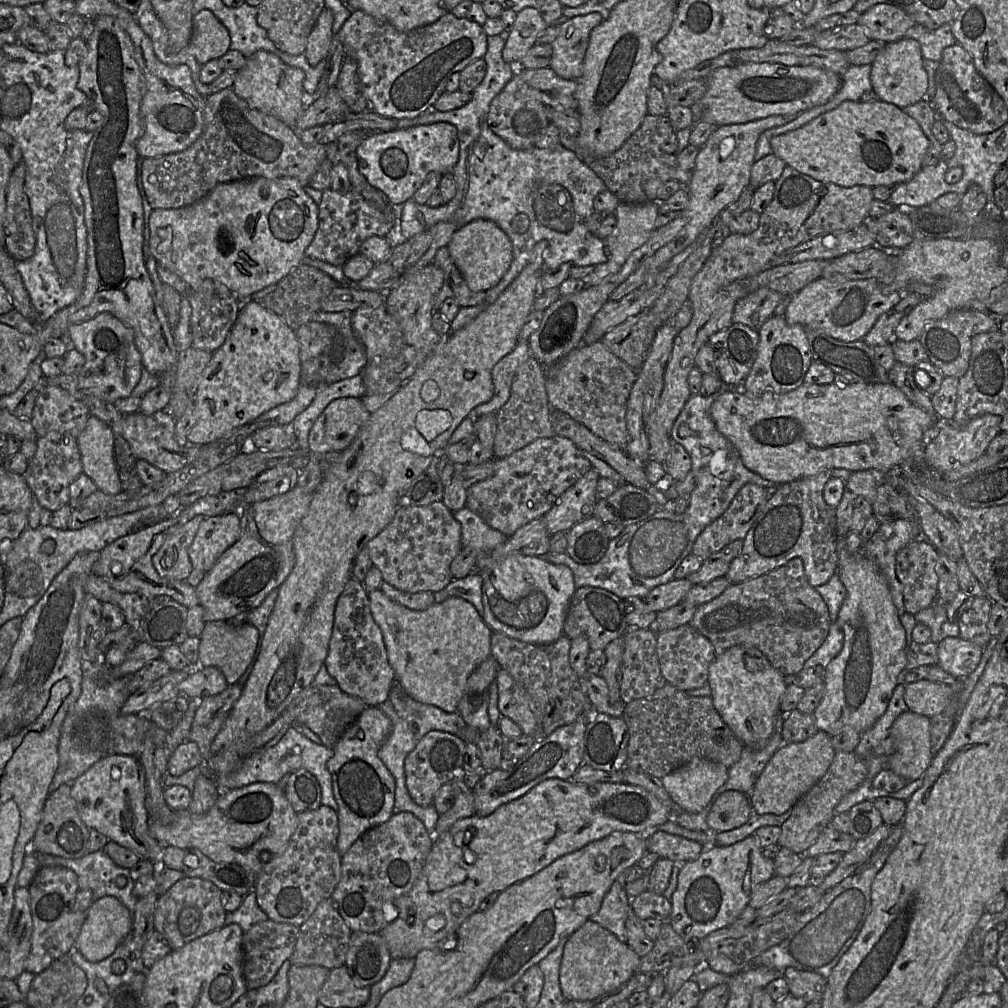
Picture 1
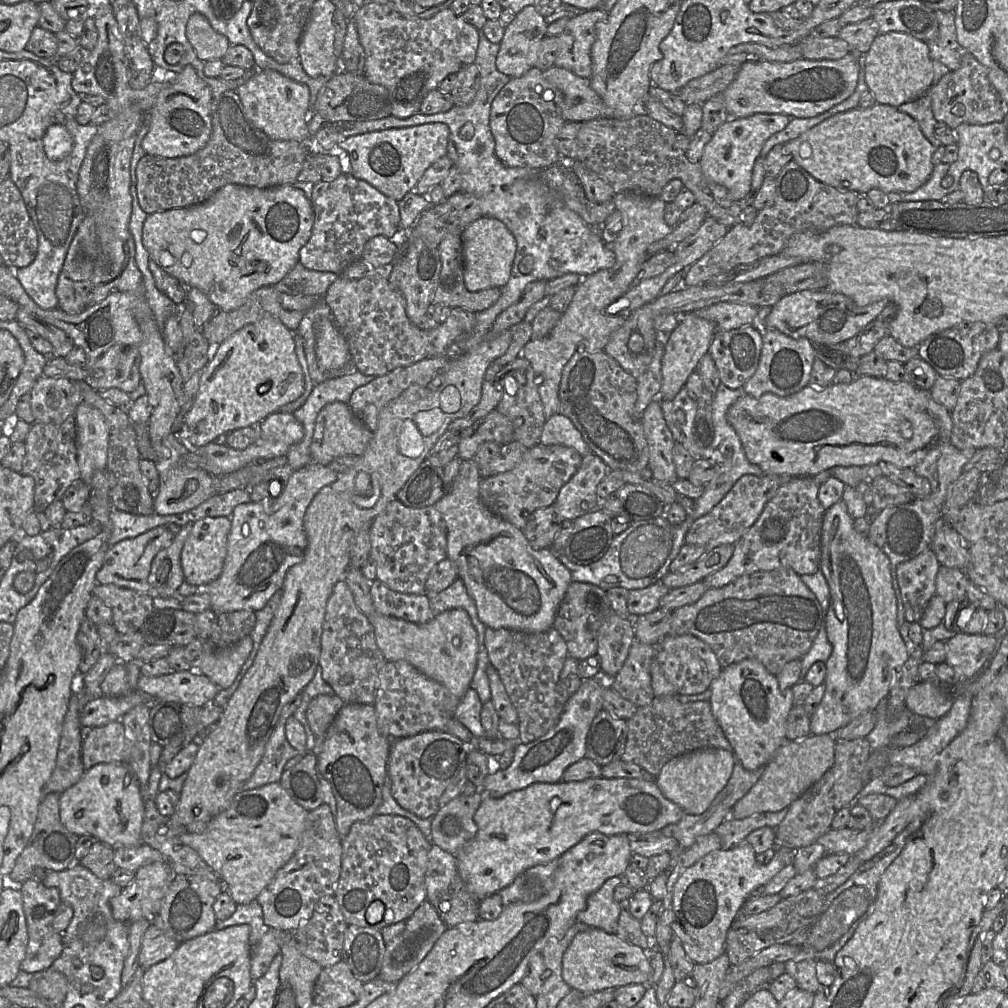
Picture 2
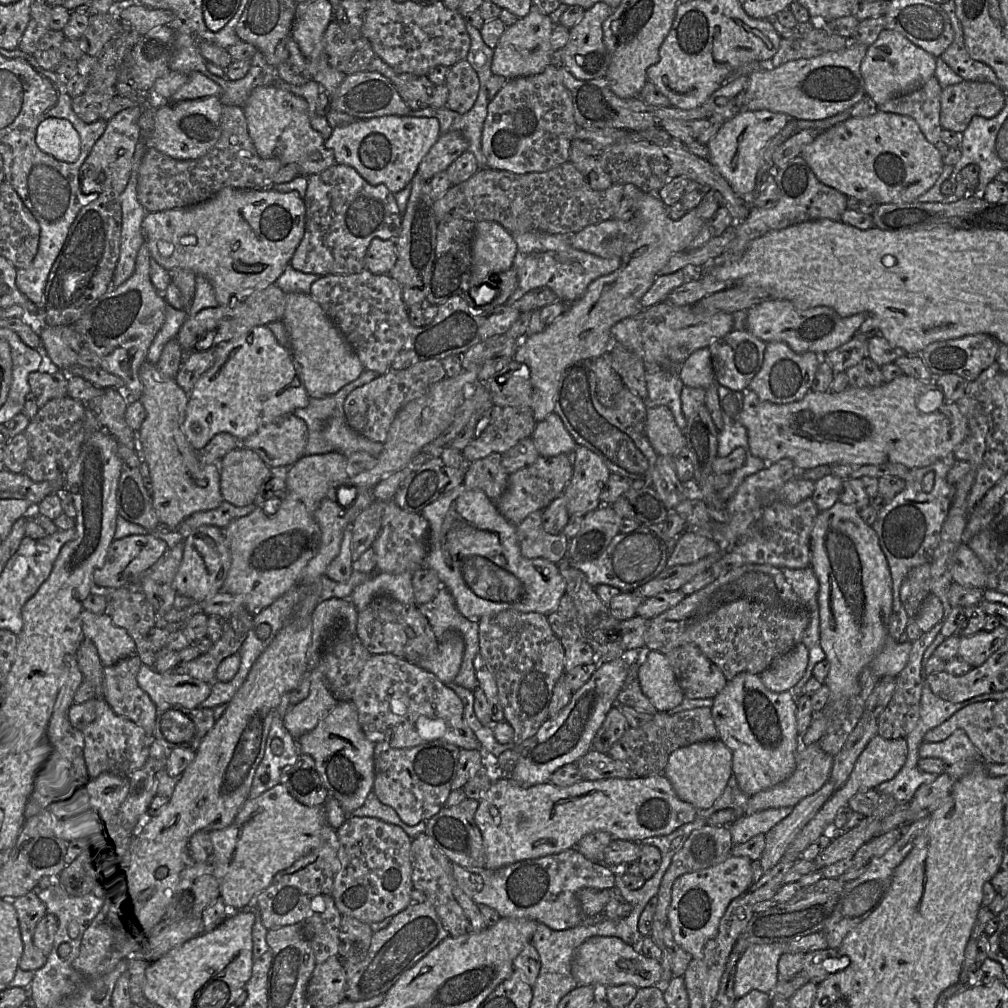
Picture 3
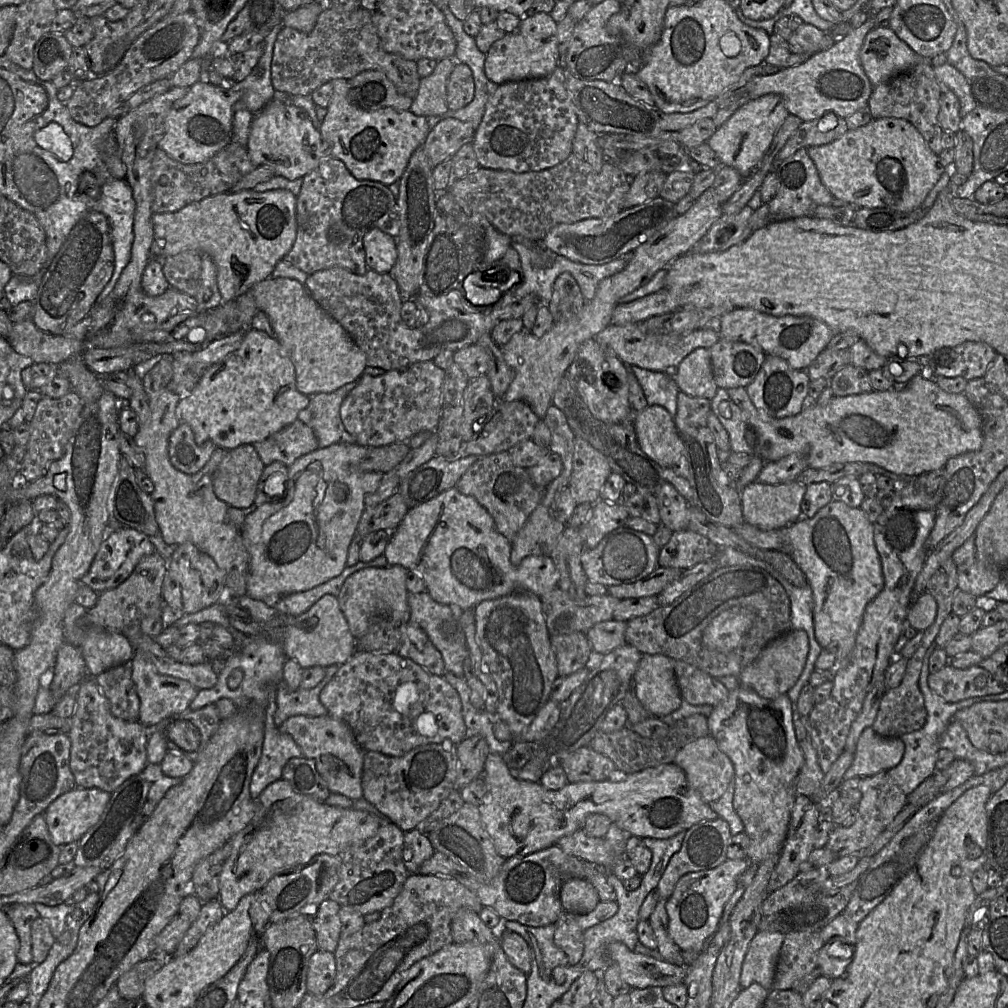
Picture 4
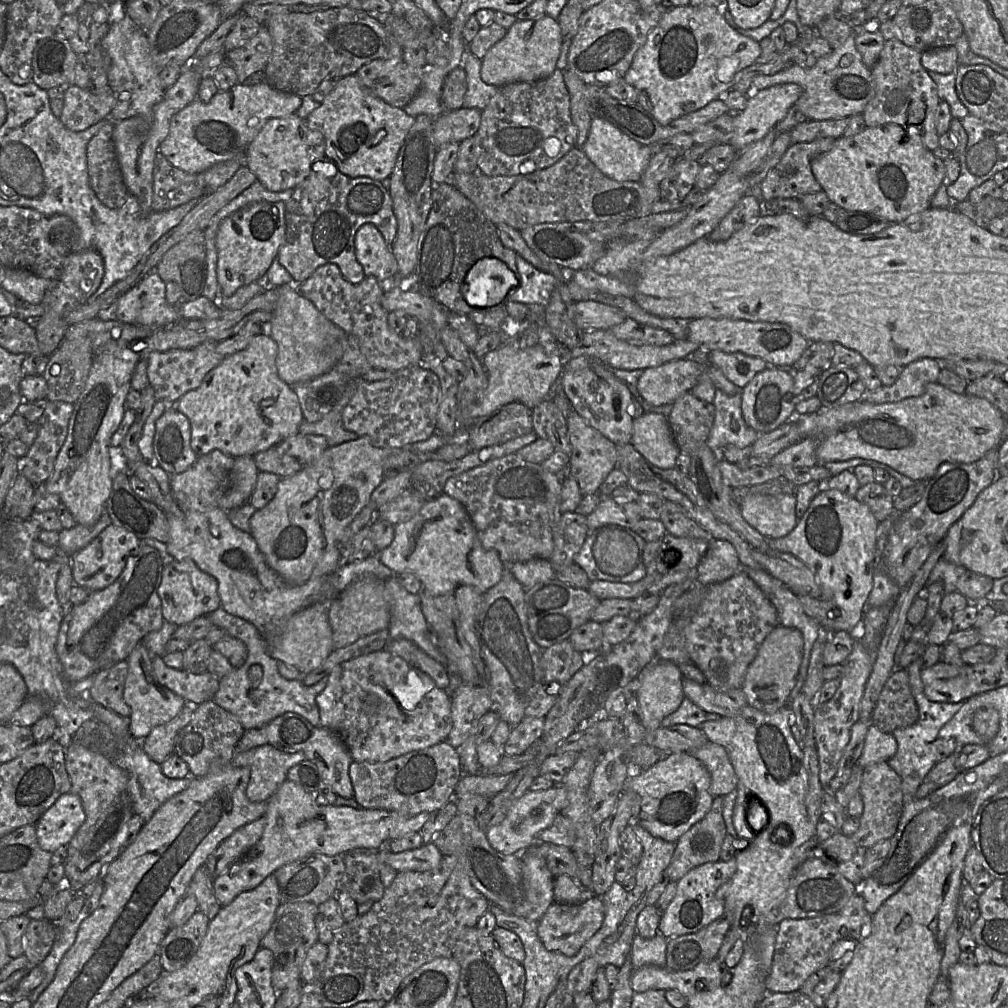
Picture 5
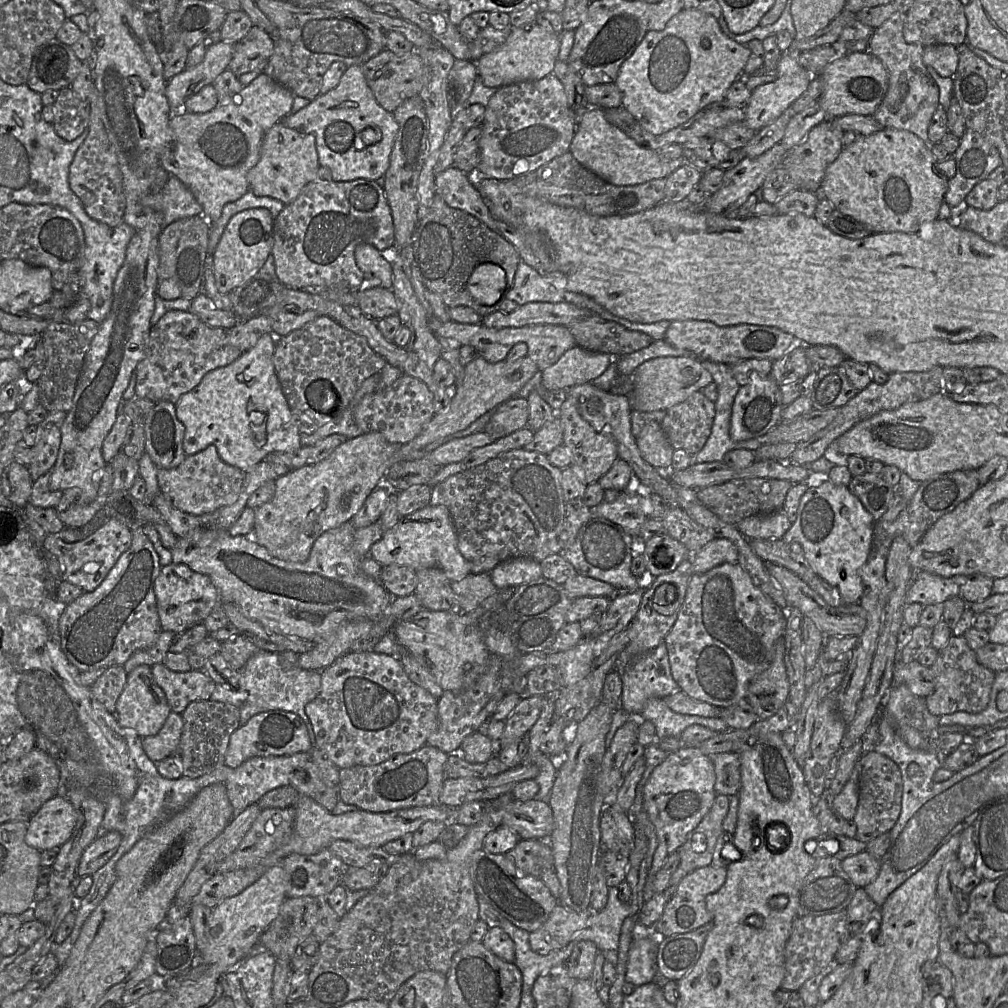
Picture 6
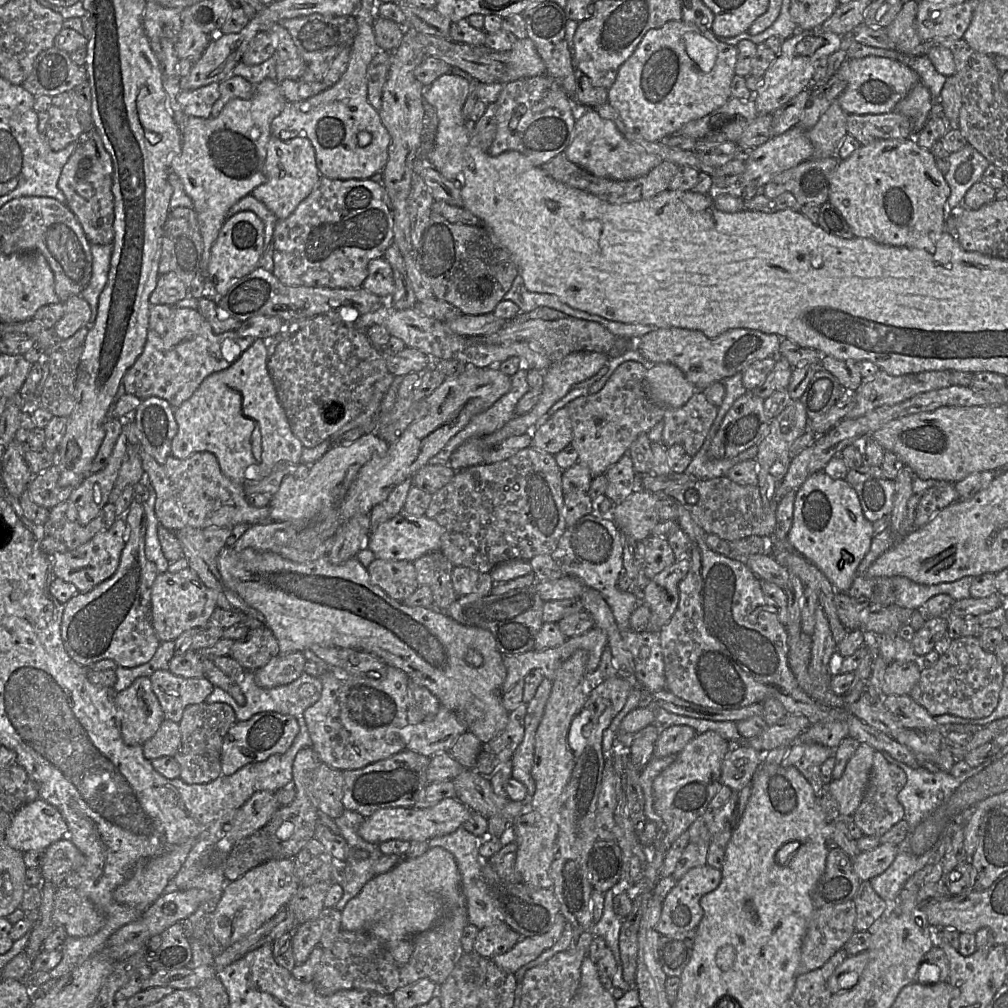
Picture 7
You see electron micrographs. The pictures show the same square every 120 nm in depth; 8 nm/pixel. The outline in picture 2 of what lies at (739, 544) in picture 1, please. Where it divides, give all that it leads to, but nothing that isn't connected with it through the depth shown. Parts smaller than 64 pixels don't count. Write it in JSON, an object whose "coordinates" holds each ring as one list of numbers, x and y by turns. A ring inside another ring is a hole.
{"coordinates":[[733,544,716,547,713,550,707,551,694,563,685,566,676,572,669,571,660,581,670,590,703,581,708,575,722,569,731,559,733,551]]}

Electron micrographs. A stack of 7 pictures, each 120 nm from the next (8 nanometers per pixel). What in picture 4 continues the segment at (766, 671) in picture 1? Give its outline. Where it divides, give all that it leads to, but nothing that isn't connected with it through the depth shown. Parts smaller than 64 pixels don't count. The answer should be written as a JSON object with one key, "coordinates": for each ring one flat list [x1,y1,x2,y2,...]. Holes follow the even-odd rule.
{"coordinates":[[739,686,731,690,728,697,713,707,708,717,709,735,714,737,719,748,731,760,735,772,733,806,744,825,744,832,750,839,746,859,749,864,760,865,773,855,780,855,791,818,796,794,796,781,804,763,802,749,797,741,794,721,796,706,787,693,775,699,760,697,755,691]]}

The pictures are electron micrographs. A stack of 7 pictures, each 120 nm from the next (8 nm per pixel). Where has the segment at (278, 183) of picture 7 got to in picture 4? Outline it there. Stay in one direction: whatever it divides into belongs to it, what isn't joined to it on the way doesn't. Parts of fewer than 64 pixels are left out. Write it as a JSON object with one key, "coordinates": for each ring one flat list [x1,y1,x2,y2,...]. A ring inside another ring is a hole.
{"coordinates":[[272,99,254,115,247,151,250,161,256,168,268,167,275,176,293,181,303,178,316,169,323,159,331,157,331,144,322,138,319,129,314,127,306,110]]}

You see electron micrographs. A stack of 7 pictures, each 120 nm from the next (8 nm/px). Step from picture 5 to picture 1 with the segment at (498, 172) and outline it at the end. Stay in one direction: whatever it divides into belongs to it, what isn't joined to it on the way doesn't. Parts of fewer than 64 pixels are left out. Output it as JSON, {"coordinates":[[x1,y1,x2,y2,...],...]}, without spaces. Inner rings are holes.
{"coordinates":[[516,72,503,90,492,100,487,123,490,129,510,147,525,150,535,147,540,135,550,124,548,108,541,100,541,92,532,88]]}

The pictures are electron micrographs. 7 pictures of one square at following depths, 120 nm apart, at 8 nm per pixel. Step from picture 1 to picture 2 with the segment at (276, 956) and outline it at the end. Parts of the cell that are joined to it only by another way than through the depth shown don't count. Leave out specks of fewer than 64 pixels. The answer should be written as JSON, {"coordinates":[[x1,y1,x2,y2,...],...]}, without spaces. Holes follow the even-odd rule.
{"coordinates":[[270,928,260,941,250,947,250,975,252,981,262,977,273,958,280,954,282,944,288,939,288,932]]}

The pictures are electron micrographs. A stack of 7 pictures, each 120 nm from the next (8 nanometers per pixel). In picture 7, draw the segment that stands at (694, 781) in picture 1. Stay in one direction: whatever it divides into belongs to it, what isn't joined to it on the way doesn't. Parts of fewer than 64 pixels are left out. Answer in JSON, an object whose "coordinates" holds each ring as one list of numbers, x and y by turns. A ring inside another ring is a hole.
{"coordinates":[[747,745,733,746,725,756,721,767,721,785,728,786,734,793,751,784,761,766,762,756]]}

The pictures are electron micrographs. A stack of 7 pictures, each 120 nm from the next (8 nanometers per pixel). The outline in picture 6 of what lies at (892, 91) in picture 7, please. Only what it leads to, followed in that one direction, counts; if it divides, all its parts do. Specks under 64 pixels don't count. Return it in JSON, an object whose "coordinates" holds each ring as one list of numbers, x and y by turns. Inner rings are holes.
{"coordinates":[[855,51,838,55,830,62,822,74,823,92,818,103,826,114,826,119,835,119,847,114,873,115,881,104,889,84,888,72,882,62,870,52]]}

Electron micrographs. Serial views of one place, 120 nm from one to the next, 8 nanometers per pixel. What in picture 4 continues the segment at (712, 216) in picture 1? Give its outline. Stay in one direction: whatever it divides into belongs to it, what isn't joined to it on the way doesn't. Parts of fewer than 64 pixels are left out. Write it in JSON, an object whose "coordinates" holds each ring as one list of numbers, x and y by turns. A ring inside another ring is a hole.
{"coordinates":[[769,93,750,99,716,129,707,144,716,153,721,165,734,168,746,179,758,168,775,134,789,114,778,94]]}

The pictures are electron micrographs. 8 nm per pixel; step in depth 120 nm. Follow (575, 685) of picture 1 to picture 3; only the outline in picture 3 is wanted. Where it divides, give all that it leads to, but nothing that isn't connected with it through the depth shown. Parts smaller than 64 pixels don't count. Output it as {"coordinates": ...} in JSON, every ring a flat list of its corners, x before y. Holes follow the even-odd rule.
{"coordinates":[[503,610,478,620,479,653,492,673,498,689,499,702,503,708,504,720,514,730,513,743,519,745,537,733,541,725,549,719,549,704,554,686,565,672,565,651,553,632,547,616,538,612]]}

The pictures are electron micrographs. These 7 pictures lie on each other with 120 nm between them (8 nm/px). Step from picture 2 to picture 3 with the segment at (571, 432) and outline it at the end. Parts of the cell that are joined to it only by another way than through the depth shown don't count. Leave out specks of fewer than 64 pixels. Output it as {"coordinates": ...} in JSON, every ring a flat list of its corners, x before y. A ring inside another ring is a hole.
{"coordinates":[[555,412,536,423,531,438,541,456,573,455,577,447,574,438]]}

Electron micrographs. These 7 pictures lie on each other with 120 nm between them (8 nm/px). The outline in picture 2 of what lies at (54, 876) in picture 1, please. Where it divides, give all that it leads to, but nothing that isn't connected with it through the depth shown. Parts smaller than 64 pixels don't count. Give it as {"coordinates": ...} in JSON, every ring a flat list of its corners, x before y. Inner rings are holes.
{"coordinates":[[34,877,25,881,21,885,20,891,28,933,26,955,21,963,21,969,27,973,35,974,48,969,62,952,62,933,55,931,52,927,54,913,62,902,57,888,45,887,42,881]]}

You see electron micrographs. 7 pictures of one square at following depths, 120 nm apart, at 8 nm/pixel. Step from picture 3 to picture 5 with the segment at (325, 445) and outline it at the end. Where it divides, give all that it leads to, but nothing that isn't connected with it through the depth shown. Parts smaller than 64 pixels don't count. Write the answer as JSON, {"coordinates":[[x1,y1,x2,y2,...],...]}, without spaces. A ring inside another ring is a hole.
{"coordinates":[[351,380,338,403,320,421,308,422,303,419,299,427,299,433,324,436,329,447,358,439,359,435,346,430,342,421,343,410,356,392,358,385,359,380]]}

